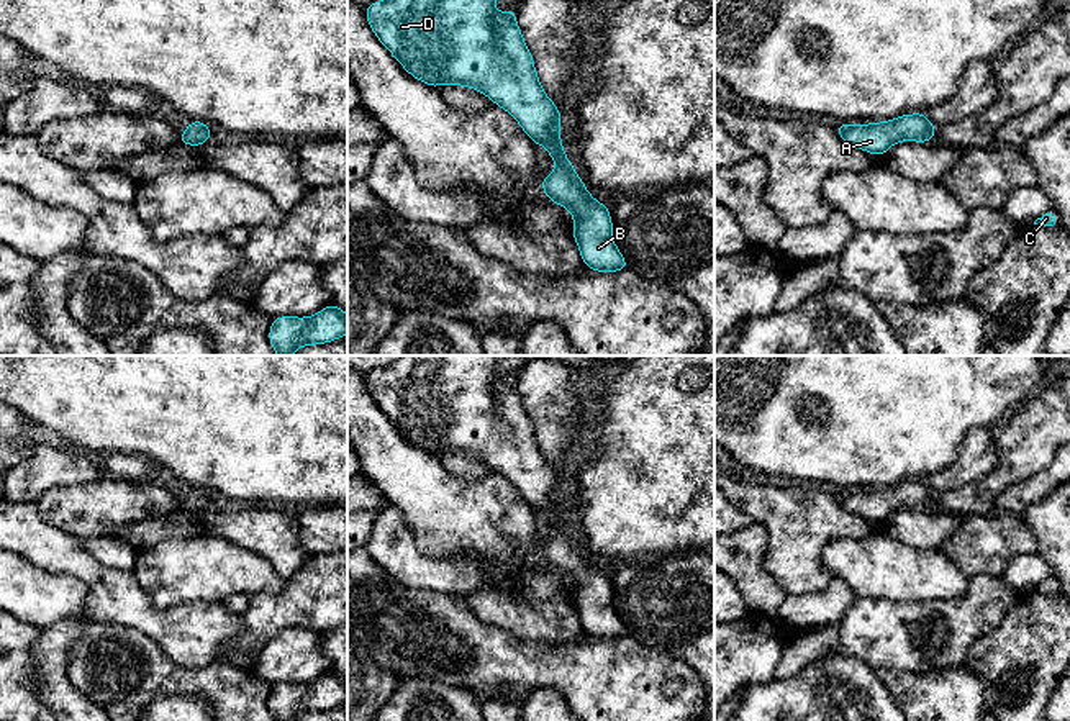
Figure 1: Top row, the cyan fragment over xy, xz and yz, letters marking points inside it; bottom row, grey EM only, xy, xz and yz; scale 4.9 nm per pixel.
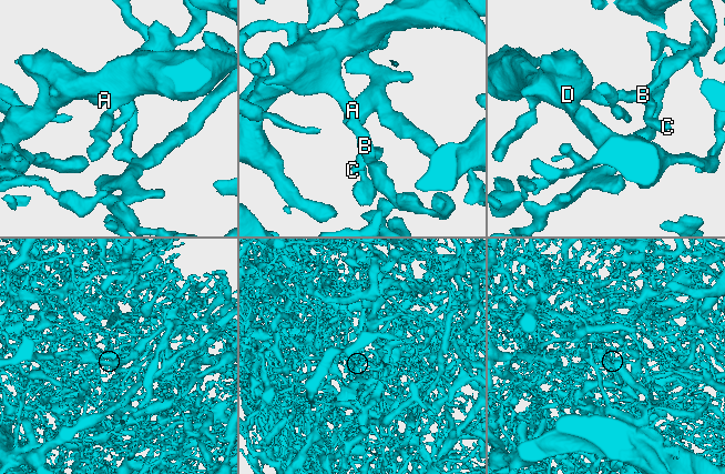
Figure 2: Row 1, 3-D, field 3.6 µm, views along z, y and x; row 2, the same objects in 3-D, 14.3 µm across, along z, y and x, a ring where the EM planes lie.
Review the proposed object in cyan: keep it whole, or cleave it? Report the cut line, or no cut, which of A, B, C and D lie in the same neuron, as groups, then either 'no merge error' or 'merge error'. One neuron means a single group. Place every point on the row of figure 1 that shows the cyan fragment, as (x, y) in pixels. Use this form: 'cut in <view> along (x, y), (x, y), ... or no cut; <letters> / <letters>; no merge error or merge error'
no cut; A B C D; no merge error

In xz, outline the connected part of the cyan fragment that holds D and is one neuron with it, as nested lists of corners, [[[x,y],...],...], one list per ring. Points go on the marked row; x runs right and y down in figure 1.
[[[379,0],[365,7],[377,39],[411,77],[433,88],[460,85],[487,95],[547,149],[557,167],[542,177],[541,188],[574,216],[585,267],[629,269],[613,241],[608,205],[590,195],[565,156],[562,115],[539,82],[516,13],[498,13],[495,0]]]

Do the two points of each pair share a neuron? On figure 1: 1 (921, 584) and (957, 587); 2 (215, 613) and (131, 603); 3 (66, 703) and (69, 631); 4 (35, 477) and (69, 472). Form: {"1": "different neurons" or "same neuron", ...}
{"1": "same neuron", "2": "same neuron", "3": "same neuron", "4": "same neuron"}

